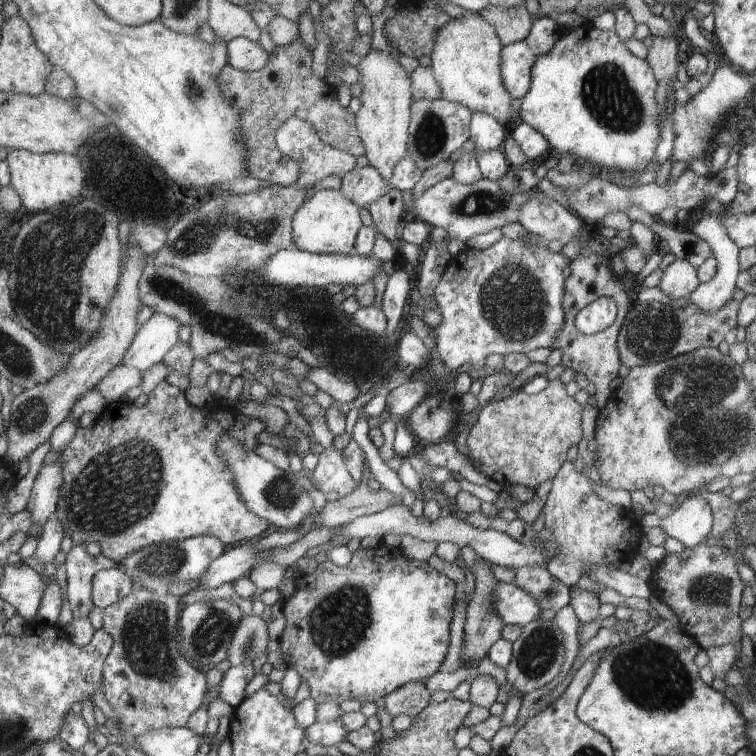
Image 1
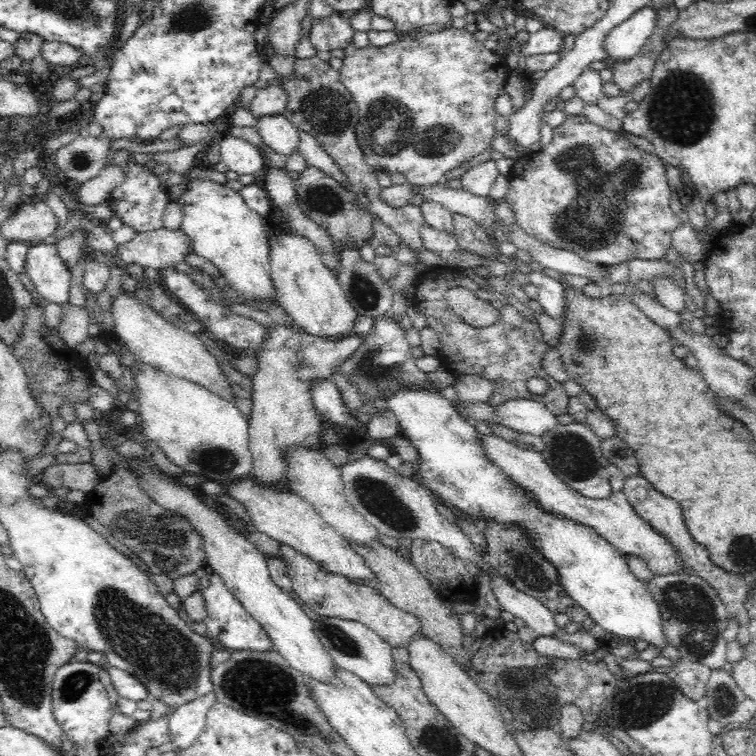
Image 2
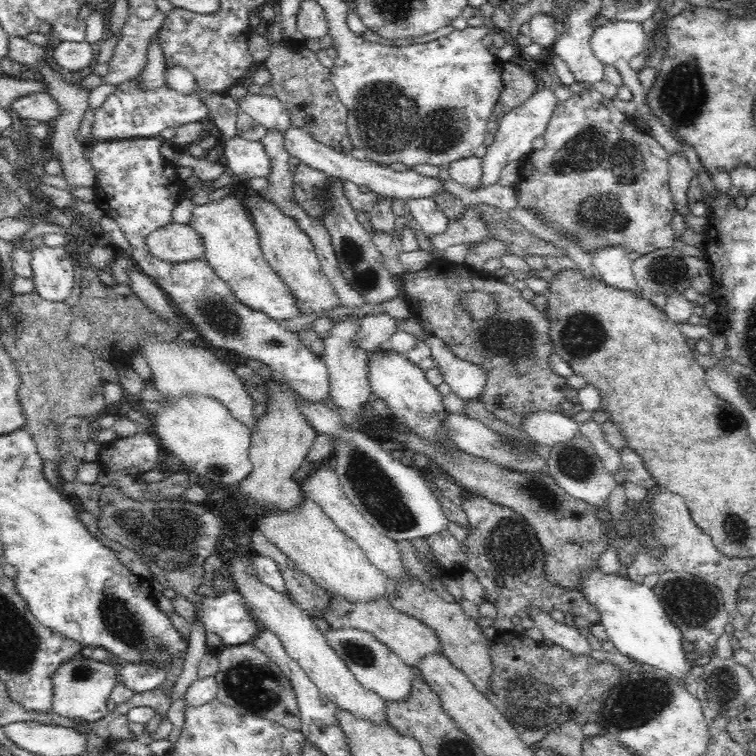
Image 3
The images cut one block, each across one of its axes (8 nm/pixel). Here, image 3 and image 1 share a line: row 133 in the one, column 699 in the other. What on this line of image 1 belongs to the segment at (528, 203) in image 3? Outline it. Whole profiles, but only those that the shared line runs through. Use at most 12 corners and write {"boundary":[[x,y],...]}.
{"boundary":[[701,543],[649,581],[700,648],[741,644],[746,584]]}

